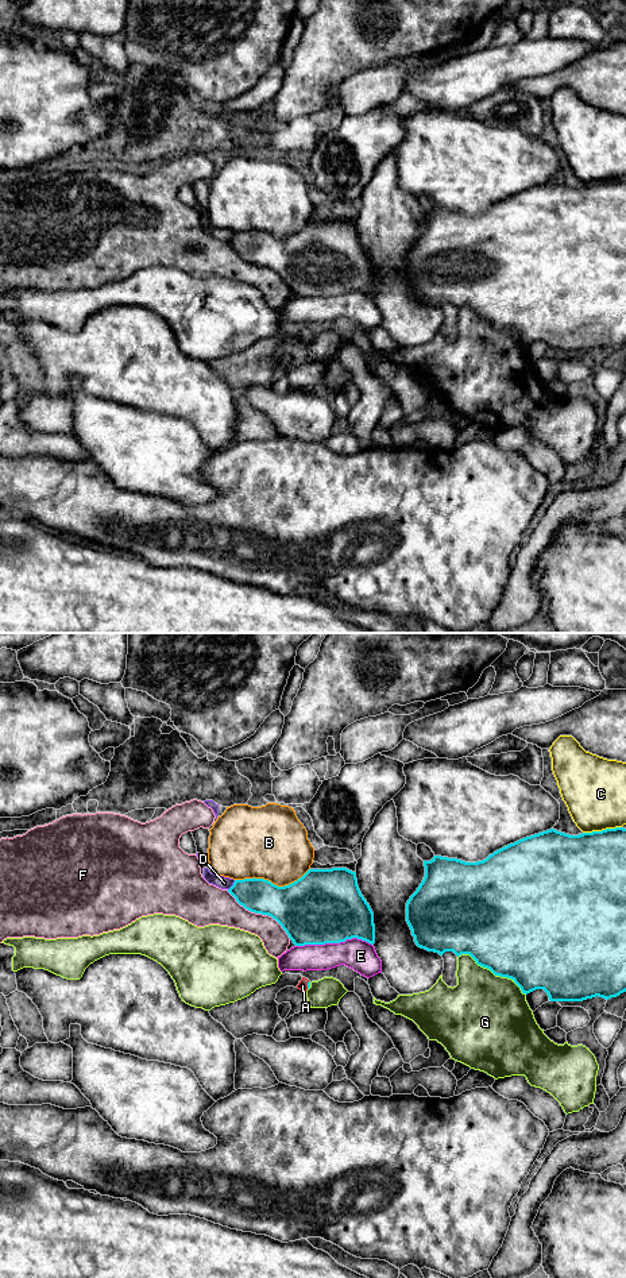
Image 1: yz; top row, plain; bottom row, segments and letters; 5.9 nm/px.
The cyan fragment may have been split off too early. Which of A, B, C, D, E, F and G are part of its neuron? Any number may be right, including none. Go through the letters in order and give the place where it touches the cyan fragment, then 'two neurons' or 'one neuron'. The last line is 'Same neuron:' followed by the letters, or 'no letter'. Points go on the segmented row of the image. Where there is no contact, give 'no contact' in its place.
A: contact yz (308, 985); one neuron
B: contact yz (271, 883); two neurons
C: contact yz (602, 830); two neurons
D: contact yz (232, 885); two neurons
E: contact yz (333, 942); two neurons
F: contact yz (259, 912); two neurons
G: contact yz (493, 972); two neurons
Same neuron: A

